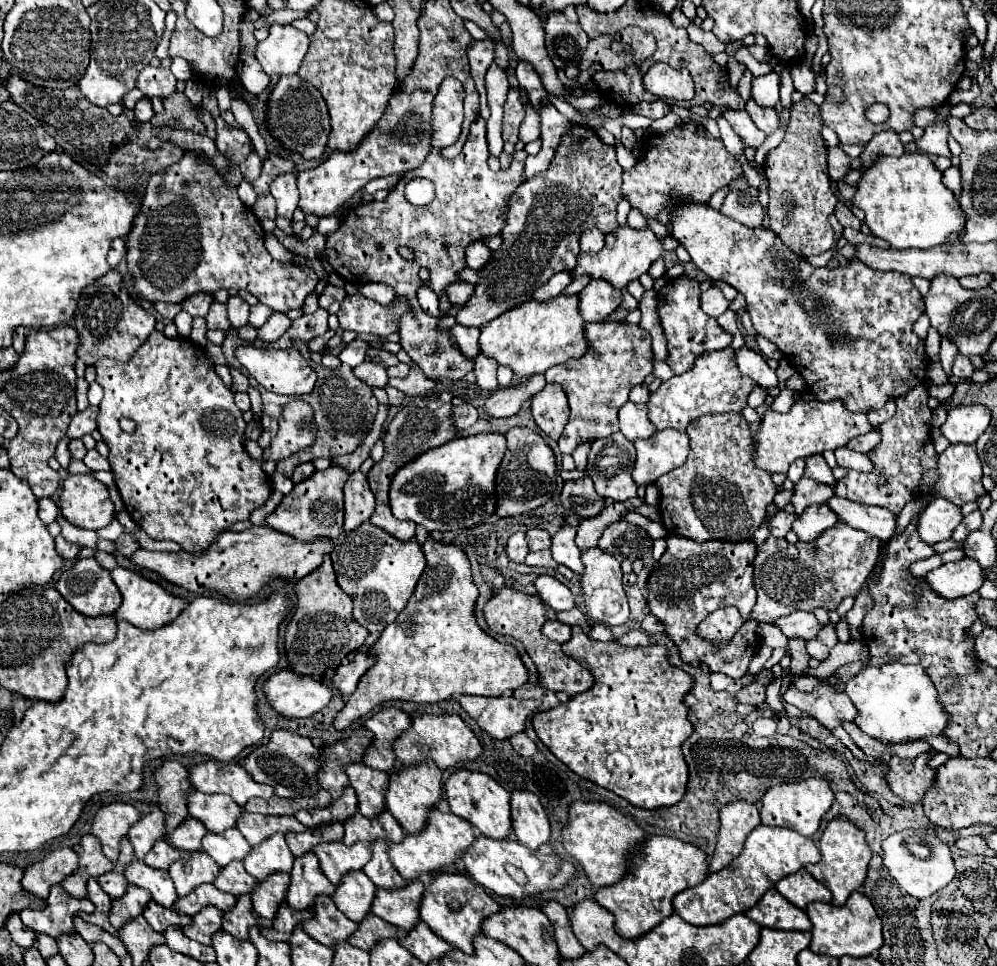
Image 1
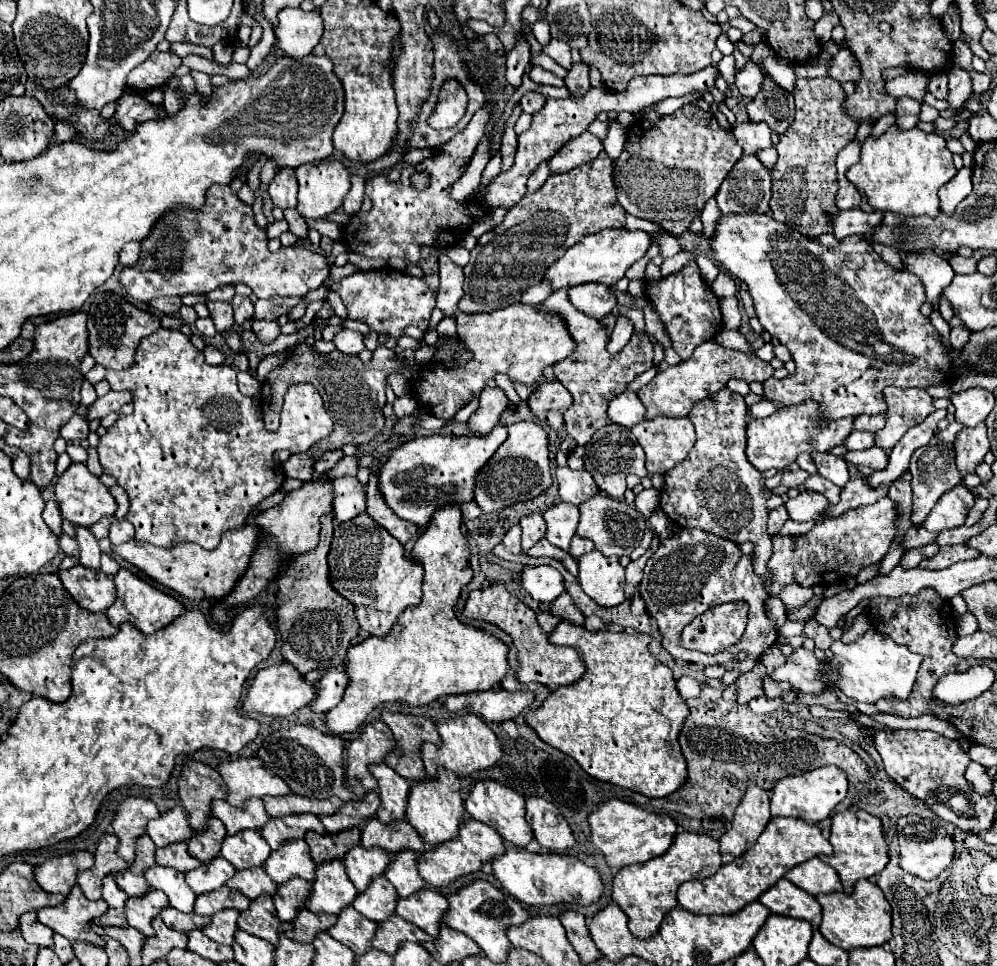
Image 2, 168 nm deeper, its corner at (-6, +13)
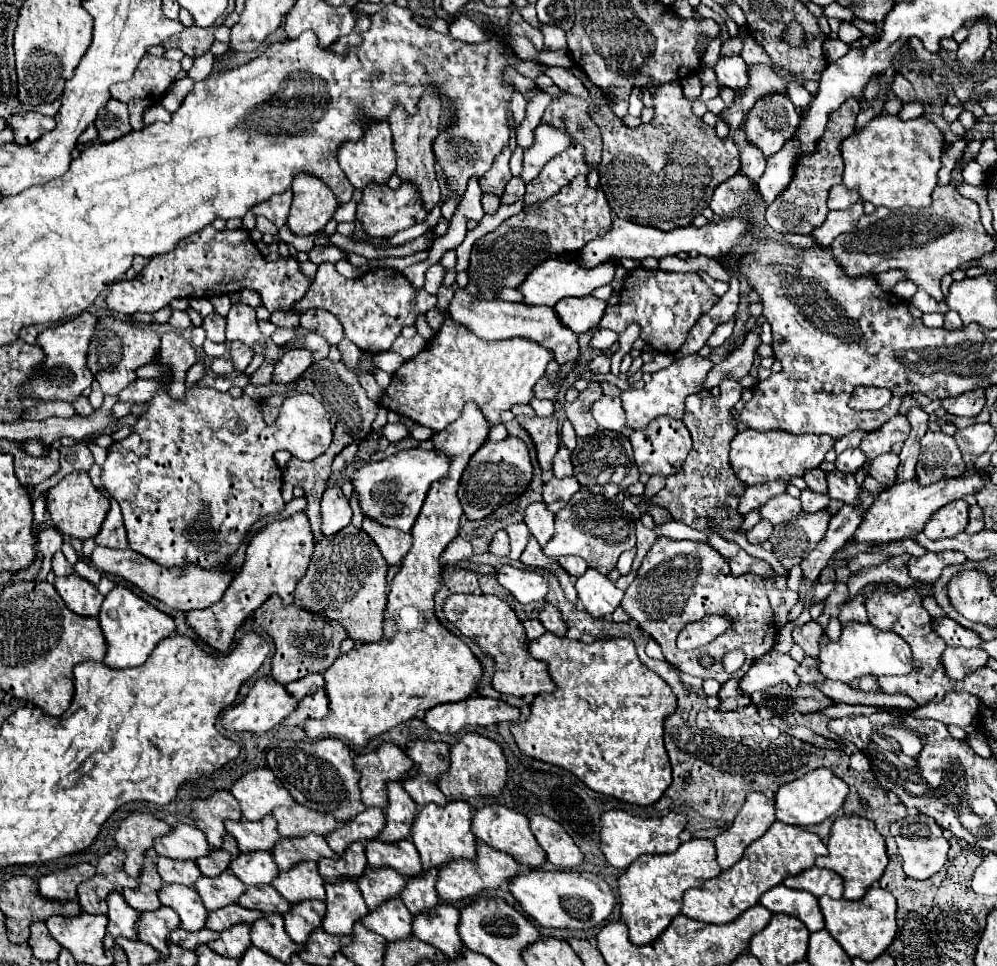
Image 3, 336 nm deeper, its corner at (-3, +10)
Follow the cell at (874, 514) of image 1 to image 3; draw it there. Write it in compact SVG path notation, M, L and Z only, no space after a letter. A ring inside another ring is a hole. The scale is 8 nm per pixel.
M805 489L805 491L801 491L801 507L803 507L803 511L805 513L815 513L815 511L821 511L823 509L823 505L827 505L829 503L829 497L827 495L819 495L819 493L815 493L815 491L811 491L811 489Z

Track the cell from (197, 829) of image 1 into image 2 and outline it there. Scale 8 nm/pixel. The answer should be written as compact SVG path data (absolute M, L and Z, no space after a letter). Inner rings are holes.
M210 816L208 818L208 826L204 832L196 832L192 838L186 840L186 846L188 846L188 852L206 862L206 860L212 860L218 850L220 850L220 840L226 836L226 830L224 830L224 824L220 824L218 818Z

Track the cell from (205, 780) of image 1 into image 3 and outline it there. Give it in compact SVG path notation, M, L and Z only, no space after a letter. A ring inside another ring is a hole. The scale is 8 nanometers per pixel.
M255 769L235 781L231 793L241 803L247 821L261 821L275 807L293 807L295 801L271 769Z

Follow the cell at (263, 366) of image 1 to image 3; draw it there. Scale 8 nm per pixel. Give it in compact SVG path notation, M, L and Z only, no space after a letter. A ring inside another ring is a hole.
M169 383L165 385L165 389L161 389L151 401L149 401L149 411L145 415L139 417L139 421L135 423L135 431L123 439L117 441L109 447L109 455L107 461L103 463L103 487L117 499L117 503L121 505L123 511L123 521L125 521L125 529L127 529L127 541L129 541L129 549L145 555L147 559L153 559L155 563L163 565L163 567L185 567L185 565L199 565L203 569L215 569L215 567L225 567L233 553L239 549L239 545L245 541L245 537L249 535L249 531L253 529L253 525L267 515L273 513L281 513L285 507L285 501L281 497L281 469L273 459L273 453L279 449L287 449L293 457L299 457L301 461L311 461L313 457L319 457L327 451L327 447L331 445L331 423L329 423L329 413L325 411L325 407L313 399L307 393L293 393L283 401L281 413L275 419L273 425L265 425L262 412L258 402L254 401L247 395L243 395L237 399L231 397L229 393L219 393L215 389L207 389L207 387L193 387L187 391L185 401L173 401L169 397Z

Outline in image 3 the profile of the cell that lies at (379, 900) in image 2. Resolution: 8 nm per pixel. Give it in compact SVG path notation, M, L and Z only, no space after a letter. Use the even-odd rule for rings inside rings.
M399 897L385 901L383 907L371 911L365 919L361 919L361 923L367 929L383 935L387 941L401 941L413 935L413 915L409 915Z

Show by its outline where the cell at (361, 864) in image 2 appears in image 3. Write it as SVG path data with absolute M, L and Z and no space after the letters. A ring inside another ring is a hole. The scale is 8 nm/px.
M365 871L365 879L357 883L369 911L375 911L381 903L399 897L405 889L405 879L397 871Z

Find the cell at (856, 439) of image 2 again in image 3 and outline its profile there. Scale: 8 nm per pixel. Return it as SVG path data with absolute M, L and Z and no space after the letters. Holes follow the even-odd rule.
M849 449L837 457L835 467L845 475L855 475L863 463L865 463L865 455L861 455L861 449Z

